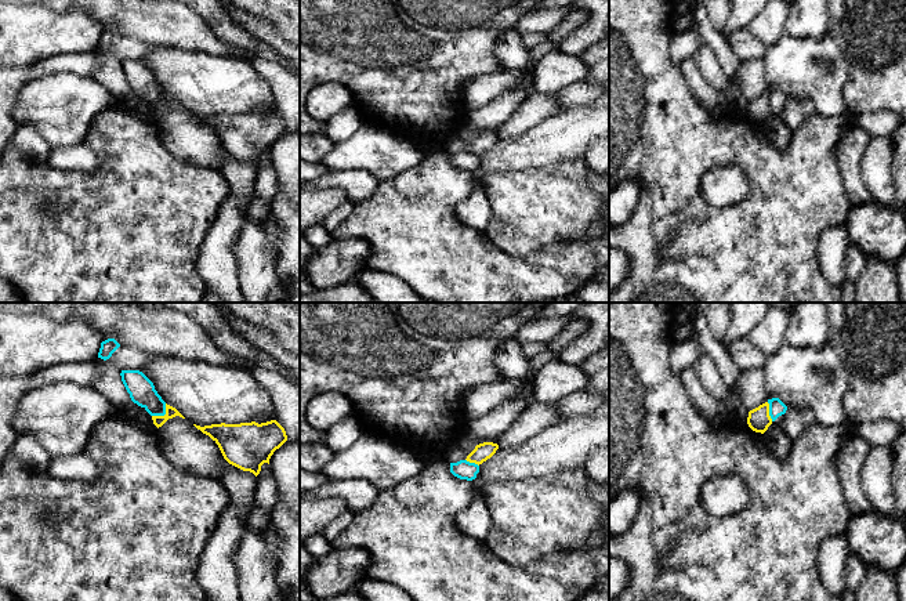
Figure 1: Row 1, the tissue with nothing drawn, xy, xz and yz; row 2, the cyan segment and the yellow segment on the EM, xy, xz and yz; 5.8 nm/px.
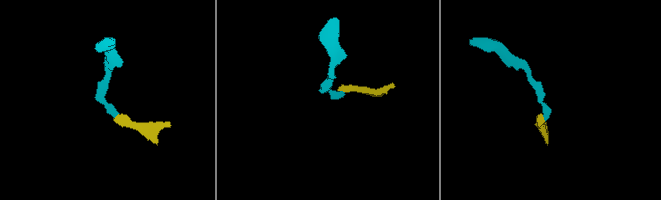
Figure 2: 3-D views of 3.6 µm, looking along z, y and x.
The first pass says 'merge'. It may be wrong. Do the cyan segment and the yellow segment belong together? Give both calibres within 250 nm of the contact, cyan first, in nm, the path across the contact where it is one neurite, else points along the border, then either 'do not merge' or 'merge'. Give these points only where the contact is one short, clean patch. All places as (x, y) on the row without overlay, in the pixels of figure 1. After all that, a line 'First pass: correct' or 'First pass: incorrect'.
calibres 150 and 70 nm; border xy (166, 94), (163, 105), (152, 107); do not merge
First pass: incorrect

